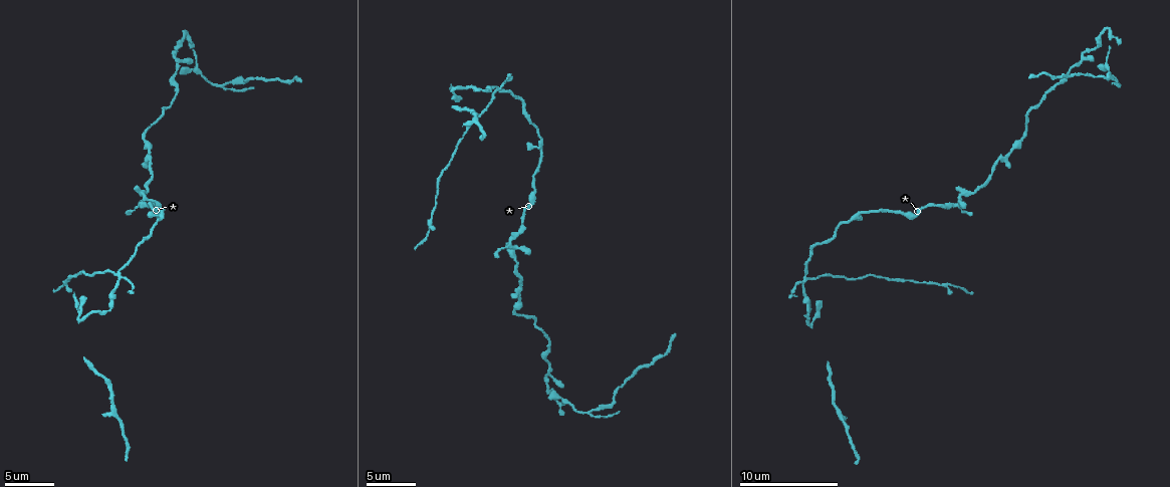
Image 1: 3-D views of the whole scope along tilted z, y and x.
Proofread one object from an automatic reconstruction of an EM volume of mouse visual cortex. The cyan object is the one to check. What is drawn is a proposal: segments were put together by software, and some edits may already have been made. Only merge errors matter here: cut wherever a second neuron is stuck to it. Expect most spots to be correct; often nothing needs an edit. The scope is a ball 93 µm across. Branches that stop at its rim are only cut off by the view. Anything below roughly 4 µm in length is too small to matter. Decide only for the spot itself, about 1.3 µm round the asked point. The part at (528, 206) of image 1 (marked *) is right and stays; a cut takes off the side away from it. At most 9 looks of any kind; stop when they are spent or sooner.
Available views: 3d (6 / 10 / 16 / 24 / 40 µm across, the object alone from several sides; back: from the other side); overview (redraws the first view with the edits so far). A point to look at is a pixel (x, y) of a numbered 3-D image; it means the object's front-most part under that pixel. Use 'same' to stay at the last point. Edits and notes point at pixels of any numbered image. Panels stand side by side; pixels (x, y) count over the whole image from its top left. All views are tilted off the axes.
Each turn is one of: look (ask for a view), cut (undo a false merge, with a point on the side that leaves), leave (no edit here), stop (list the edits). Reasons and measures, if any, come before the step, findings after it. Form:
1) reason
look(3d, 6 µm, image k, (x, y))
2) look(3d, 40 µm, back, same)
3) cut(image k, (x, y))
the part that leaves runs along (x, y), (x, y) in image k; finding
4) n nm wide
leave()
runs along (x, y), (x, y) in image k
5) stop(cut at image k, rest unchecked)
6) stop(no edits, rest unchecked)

sudden change in width
look(3d, 6 µm, image 1, (532, 124))

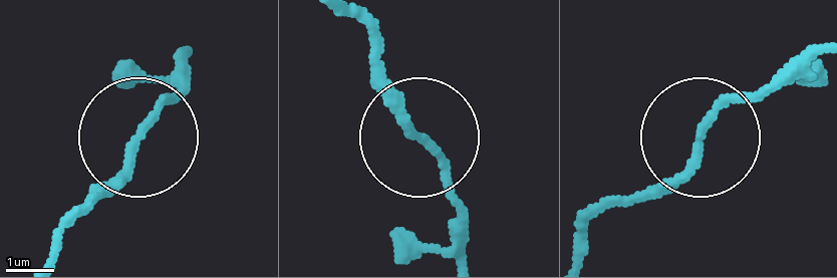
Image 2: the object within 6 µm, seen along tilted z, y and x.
leave()
runs along (461, 260), (440, 164), (396, 101), (364, 21) in image 2; all the same neuron

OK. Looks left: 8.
two arms in line, one across
look(3d, 6 µm, image 1, (594, 409))

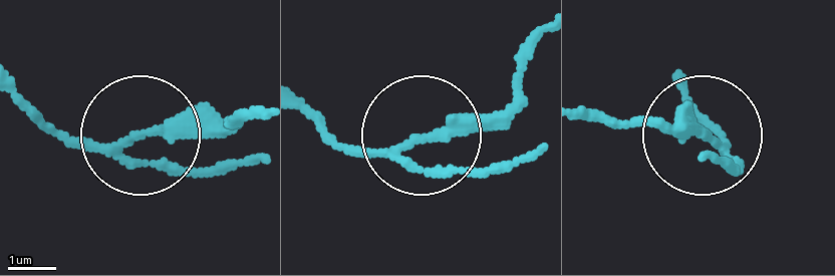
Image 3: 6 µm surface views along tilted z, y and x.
look(3d, 6 µm, back, image 3, (421, 137))

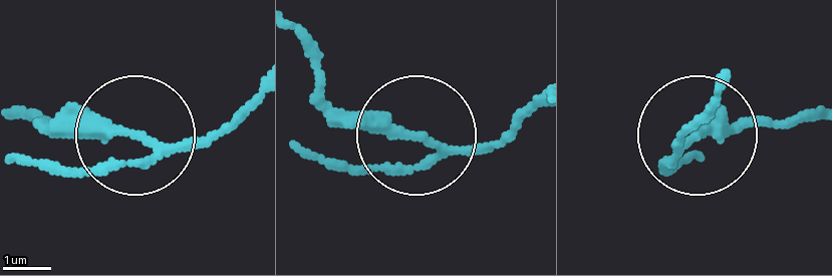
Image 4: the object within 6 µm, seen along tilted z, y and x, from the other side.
180 nm wide
cut(image 4, (96, 125))
a second neuron is stuck on

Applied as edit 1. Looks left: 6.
look(overview)

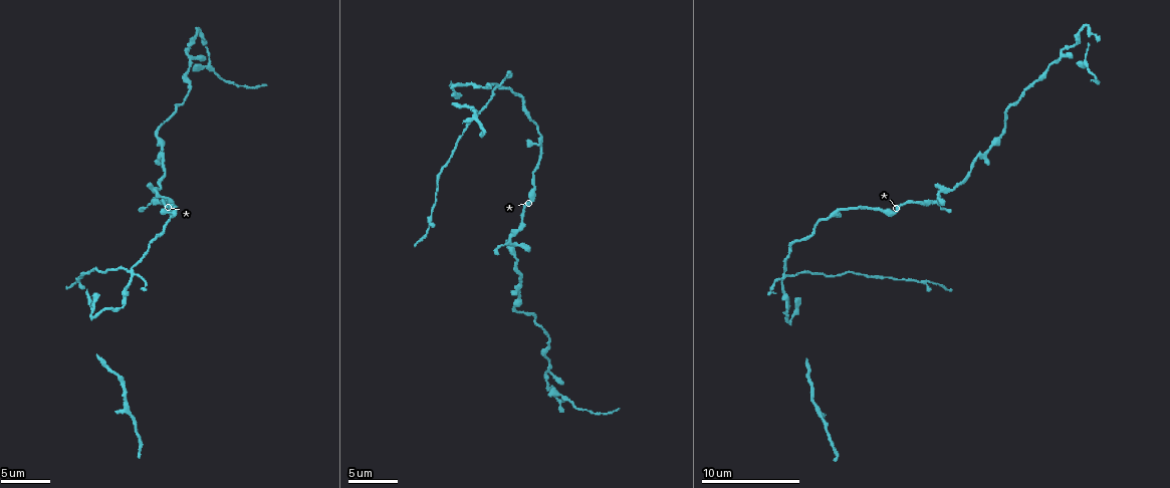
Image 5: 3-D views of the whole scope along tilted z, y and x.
small branch off a trunk
look(3d, 6 µm, image 5, (1090, 29))

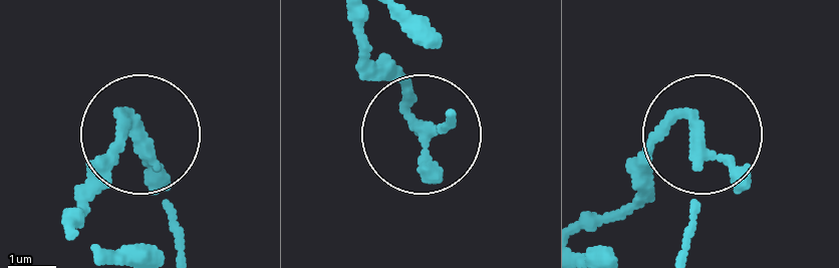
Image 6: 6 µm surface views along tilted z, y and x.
200 nm wide
leave()
runs along (361, 21), (368, 58), (414, 126), (442, 129), (454, 116) in image 6; one neuron here

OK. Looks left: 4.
calibre changes
look(3d, 10 µm, image 5, (1002, 131))

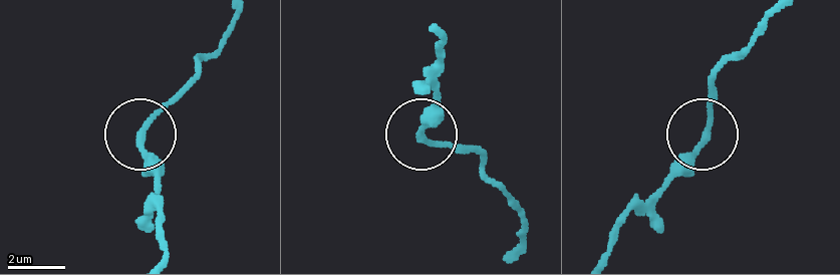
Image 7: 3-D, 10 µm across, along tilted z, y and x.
210 nm wide
leave()
runs along (609, 252), (618, 223), (703, 130), (709, 74) in image 7; all the same neuron

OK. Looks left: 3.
stop(cut at image 4, rest unchecked)

